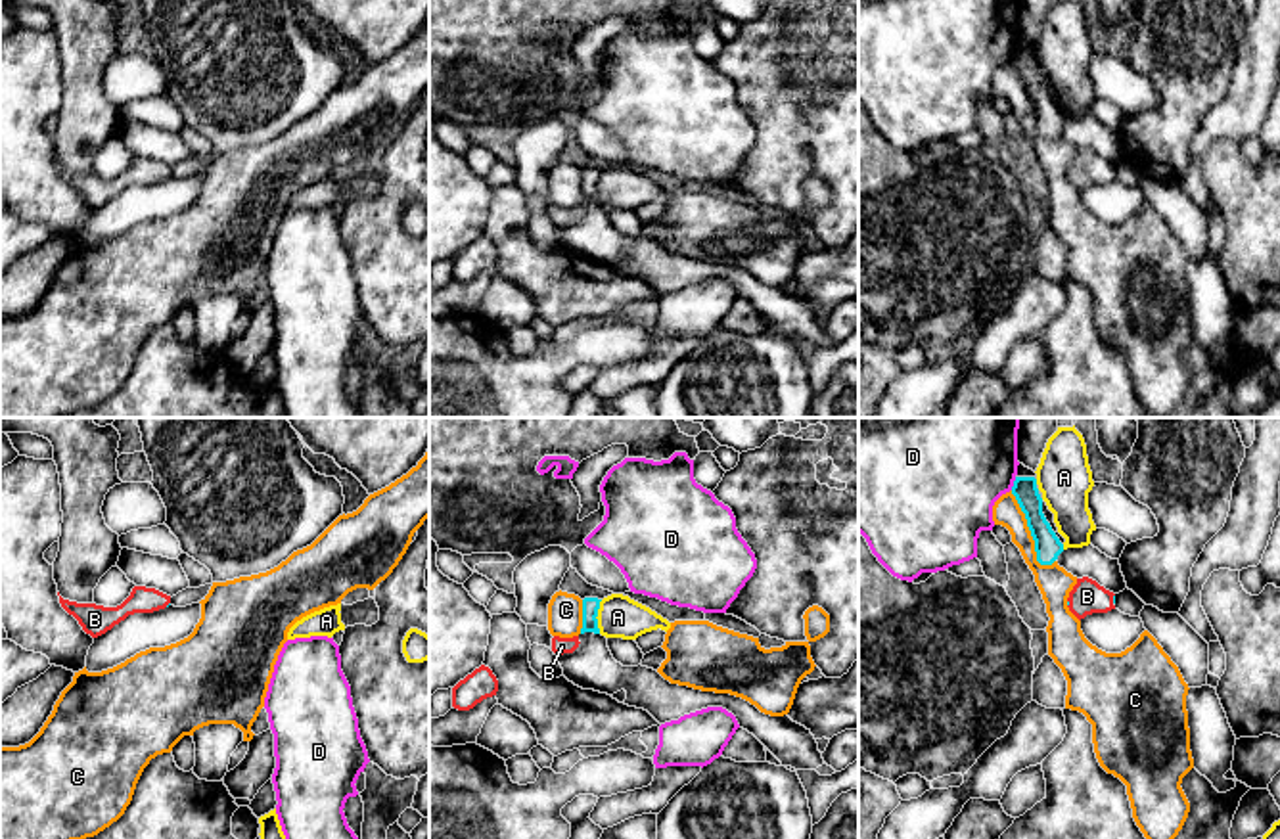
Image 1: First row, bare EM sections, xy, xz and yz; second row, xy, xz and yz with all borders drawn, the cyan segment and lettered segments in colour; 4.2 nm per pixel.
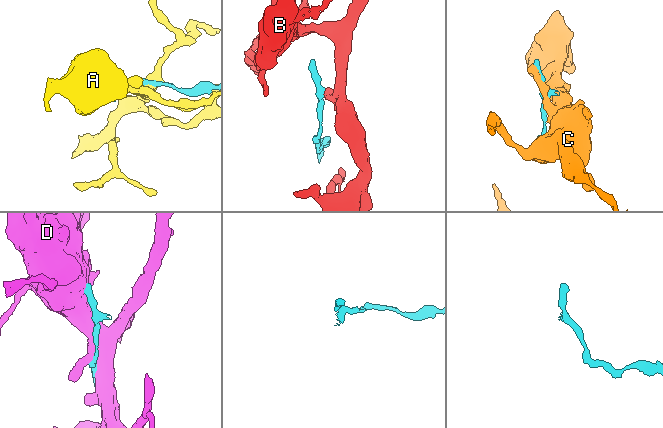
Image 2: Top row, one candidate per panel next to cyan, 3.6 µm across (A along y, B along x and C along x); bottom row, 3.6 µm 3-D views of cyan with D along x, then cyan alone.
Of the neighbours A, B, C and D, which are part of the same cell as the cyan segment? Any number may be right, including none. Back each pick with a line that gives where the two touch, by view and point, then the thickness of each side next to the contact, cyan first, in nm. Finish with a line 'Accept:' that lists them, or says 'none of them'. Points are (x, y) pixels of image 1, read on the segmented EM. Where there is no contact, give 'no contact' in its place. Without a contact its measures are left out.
B: yz (1114, 598) | 20/140 nm
Accept: B

